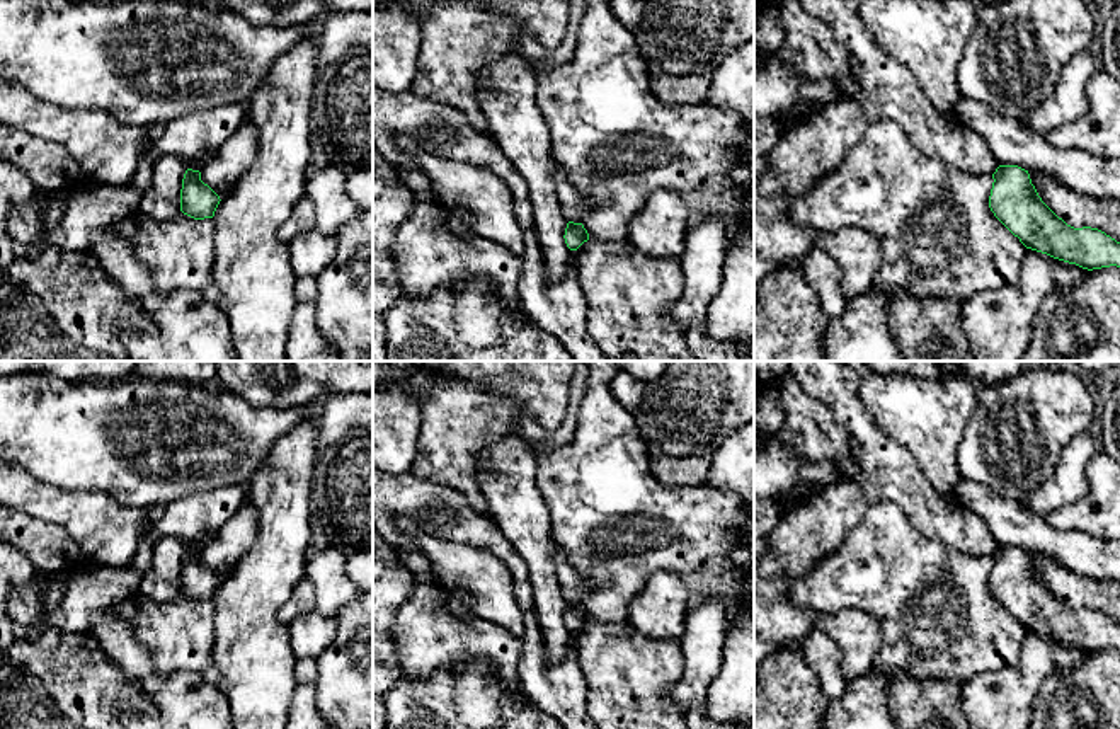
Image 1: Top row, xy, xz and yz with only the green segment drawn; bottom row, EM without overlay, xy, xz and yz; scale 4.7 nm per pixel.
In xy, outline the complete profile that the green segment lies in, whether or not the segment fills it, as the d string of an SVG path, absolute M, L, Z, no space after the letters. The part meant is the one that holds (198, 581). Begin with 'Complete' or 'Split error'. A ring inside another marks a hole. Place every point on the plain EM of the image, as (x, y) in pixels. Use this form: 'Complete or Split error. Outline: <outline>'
Complete. Outline: M187 550L180 571L180 593L194 601L213 600L220 577L201 562L201 554Z

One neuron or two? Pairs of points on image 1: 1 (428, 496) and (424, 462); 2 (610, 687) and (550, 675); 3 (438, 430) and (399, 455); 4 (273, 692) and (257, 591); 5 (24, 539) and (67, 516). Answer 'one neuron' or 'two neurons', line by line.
1: two neurons
2: two neurons
3: two neurons
4: one neuron
5: two neurons

